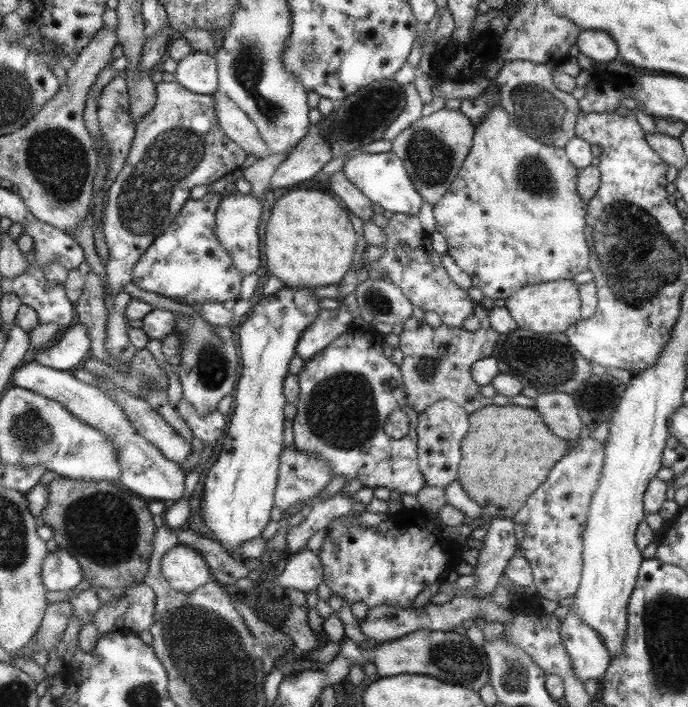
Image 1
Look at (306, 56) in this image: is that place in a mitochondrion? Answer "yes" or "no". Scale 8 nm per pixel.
yes

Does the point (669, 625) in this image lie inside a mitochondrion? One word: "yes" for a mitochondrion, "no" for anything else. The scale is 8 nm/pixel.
yes

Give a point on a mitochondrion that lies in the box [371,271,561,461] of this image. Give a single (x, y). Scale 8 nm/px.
(428, 368)

